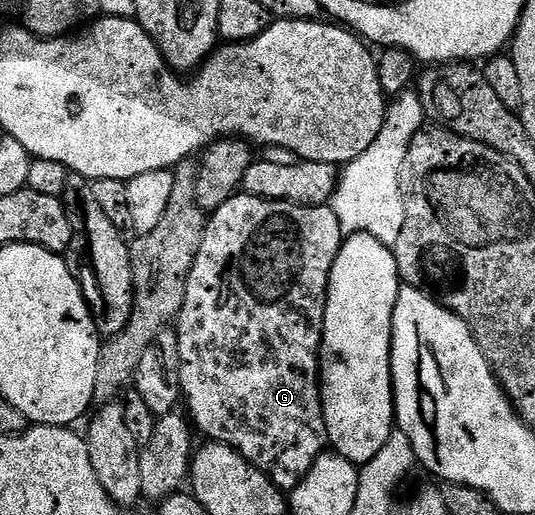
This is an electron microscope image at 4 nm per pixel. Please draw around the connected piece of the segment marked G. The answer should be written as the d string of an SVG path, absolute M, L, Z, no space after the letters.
M236 193L225 205L210 212L205 229L205 237L201 241L201 249L197 249L197 257L193 261L193 269L189 273L187 292L183 308L177 320L177 334L181 349L181 399L187 403L186 414L193 424L194 430L199 431L210 442L224 443L232 447L237 454L245 457L273 485L283 492L289 493L313 469L313 461L328 450L327 426L323 416L323 393L319 385L319 346L323 340L323 322L325 321L325 305L327 304L327 286L333 269L333 261L341 257L344 250L345 232L337 221L337 213L331 206L302 207L281 201L269 201L261 197Z

